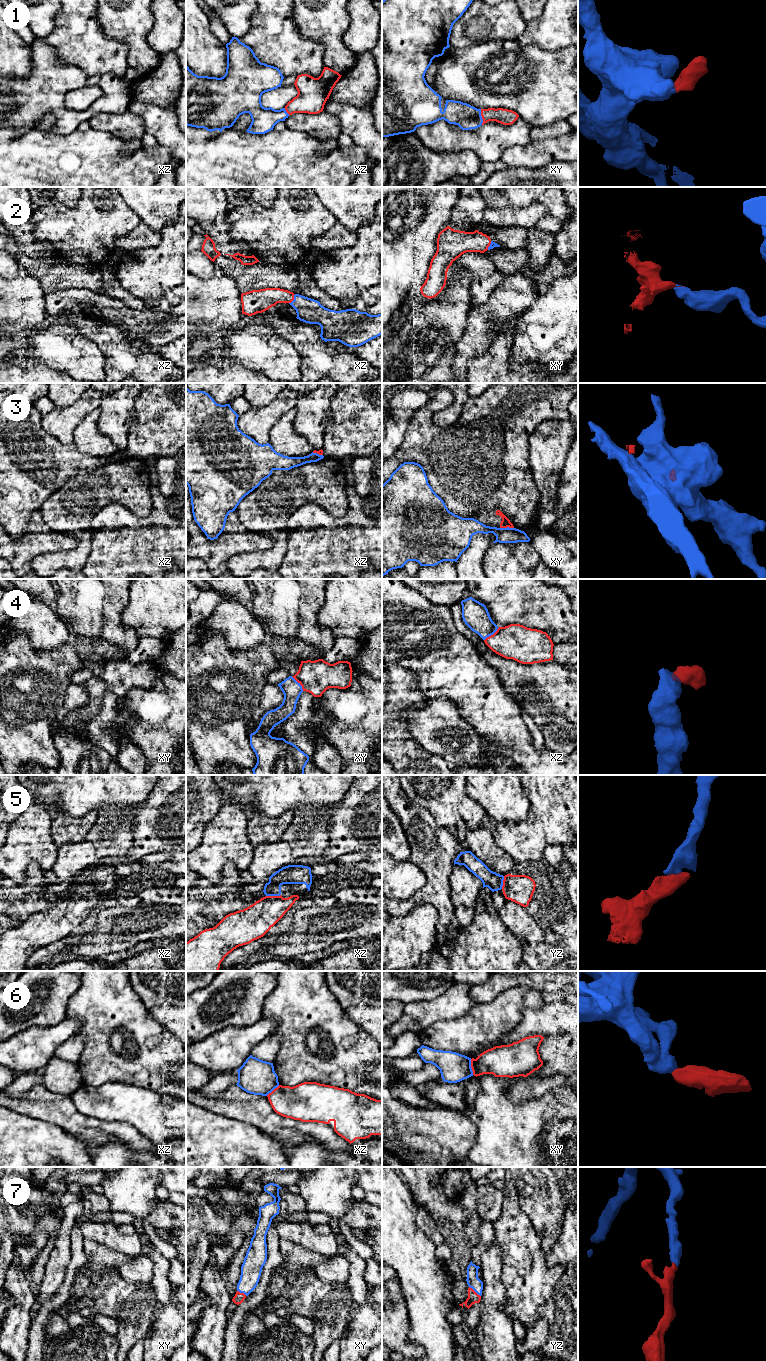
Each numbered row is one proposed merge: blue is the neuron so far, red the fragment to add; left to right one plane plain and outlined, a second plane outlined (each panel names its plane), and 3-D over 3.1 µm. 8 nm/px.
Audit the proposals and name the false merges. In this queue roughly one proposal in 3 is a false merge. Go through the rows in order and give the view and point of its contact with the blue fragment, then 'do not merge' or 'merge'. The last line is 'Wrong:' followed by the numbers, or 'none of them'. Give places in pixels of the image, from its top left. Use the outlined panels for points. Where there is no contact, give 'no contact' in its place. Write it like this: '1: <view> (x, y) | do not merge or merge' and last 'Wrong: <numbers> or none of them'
1: xy (481, 117) | merge
2: xz (294, 299) | merge
3: xy (507, 527) | do not merge
4: xy (298, 683) | merge
5: xz (273, 895) | merge
6: xy (470, 1067) | do not merge
7: yz (475, 1291) | merge
Wrong: 3, 6

